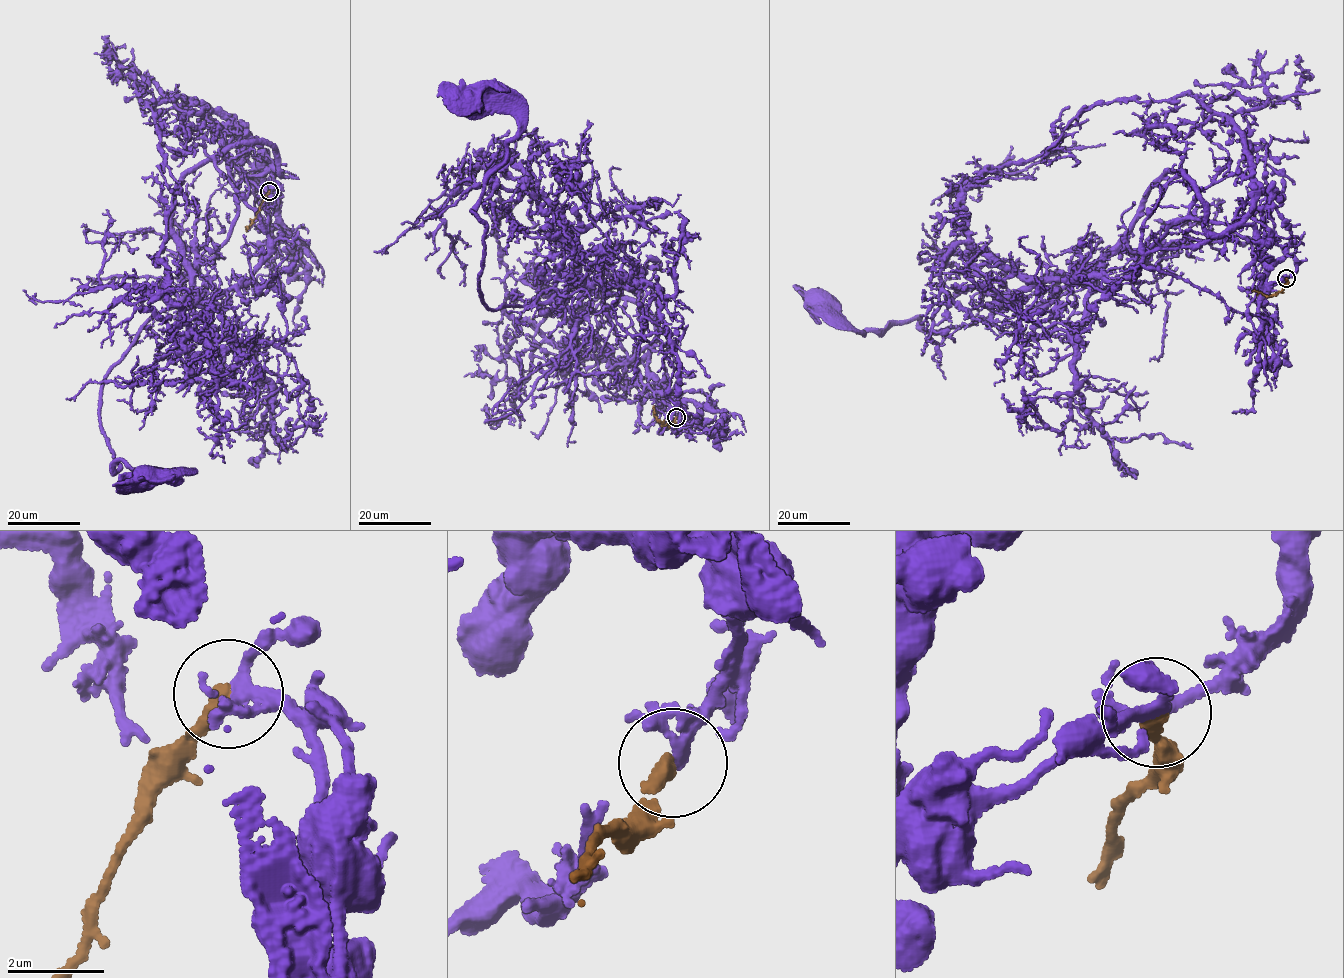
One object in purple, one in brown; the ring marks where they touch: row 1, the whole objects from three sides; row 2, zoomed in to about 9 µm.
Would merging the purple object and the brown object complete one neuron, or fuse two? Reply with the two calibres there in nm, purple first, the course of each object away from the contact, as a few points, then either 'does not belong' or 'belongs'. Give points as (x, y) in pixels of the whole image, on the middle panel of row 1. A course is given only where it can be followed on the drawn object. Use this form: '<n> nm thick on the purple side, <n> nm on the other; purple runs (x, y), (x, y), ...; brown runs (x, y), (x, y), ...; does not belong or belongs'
220 nm thick on the purple side, 360 nm on the other; purple runs (676, 417), (609, 311), (482, 299), (475, 211), (518, 127), (469, 101); brown runs (676, 417), (669, 426), (665, 425), (654, 415), (653, 406); does not belong

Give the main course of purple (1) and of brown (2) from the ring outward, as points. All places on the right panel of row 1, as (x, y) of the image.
1: (1286, 278), (1262, 303), (1251, 244), (1188, 219), (969, 324), (865, 334), (819, 301)
2: (1286, 278), (1283, 290), (1276, 295), (1252, 291)

